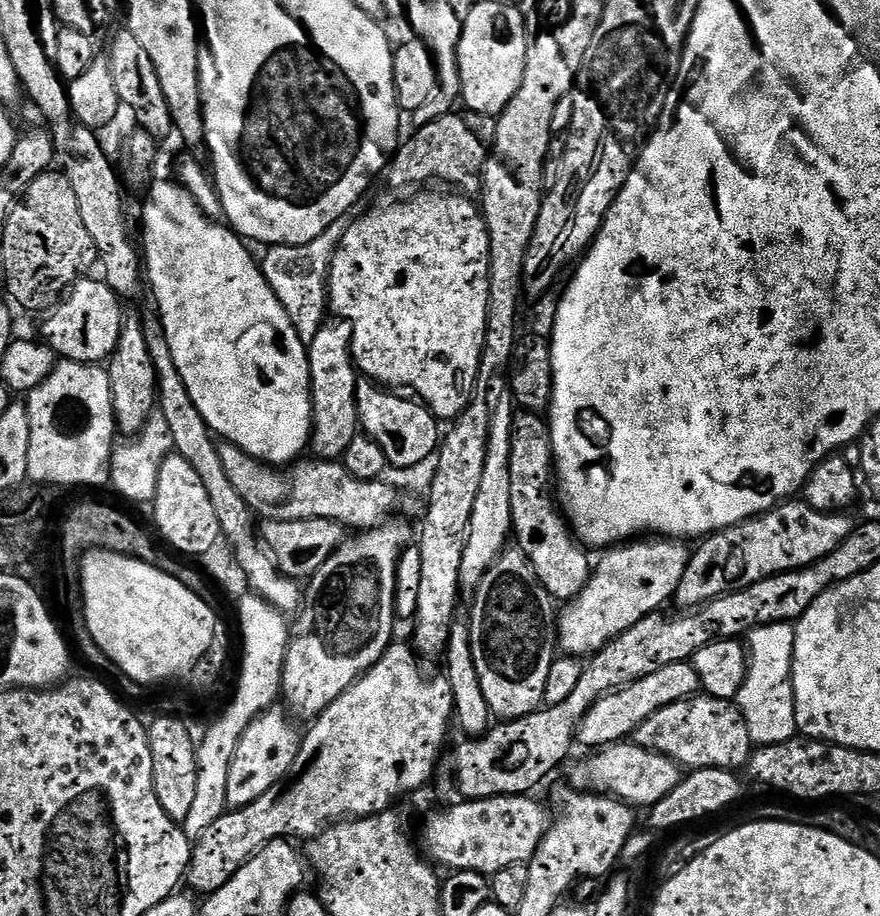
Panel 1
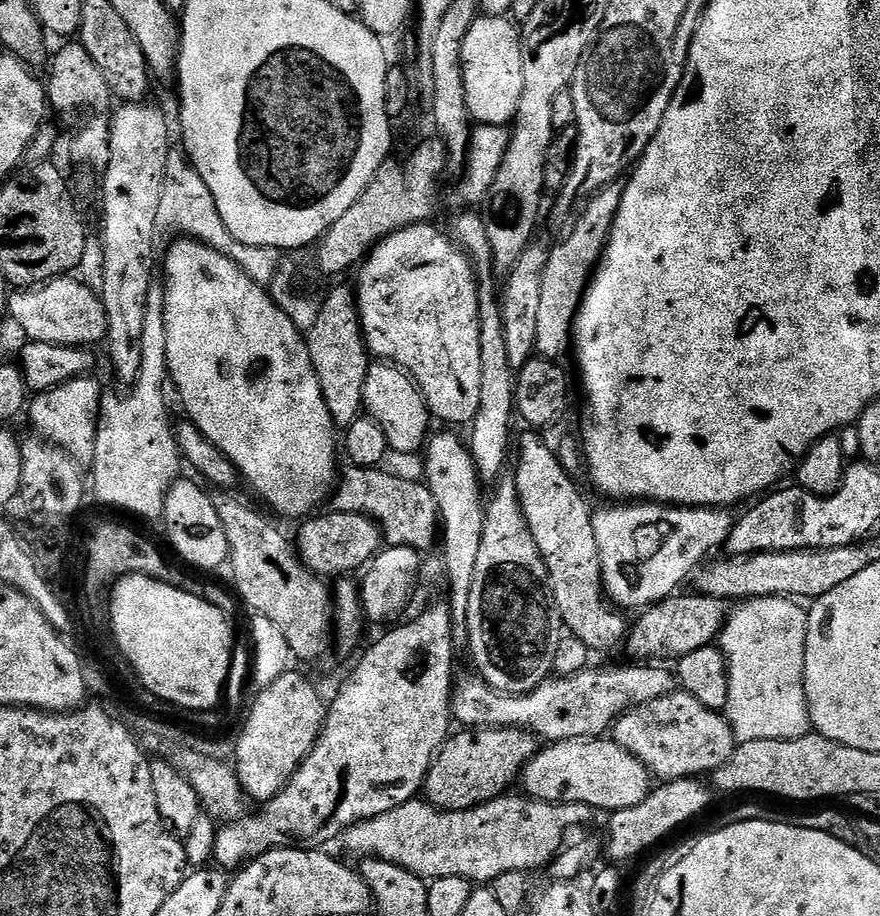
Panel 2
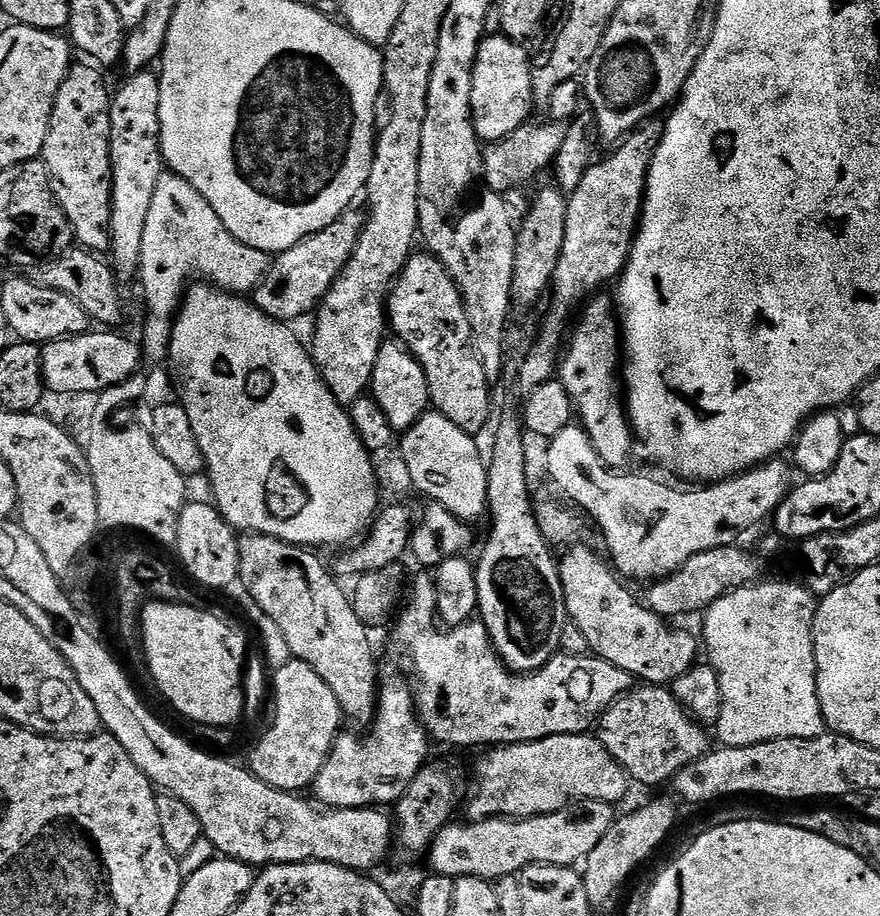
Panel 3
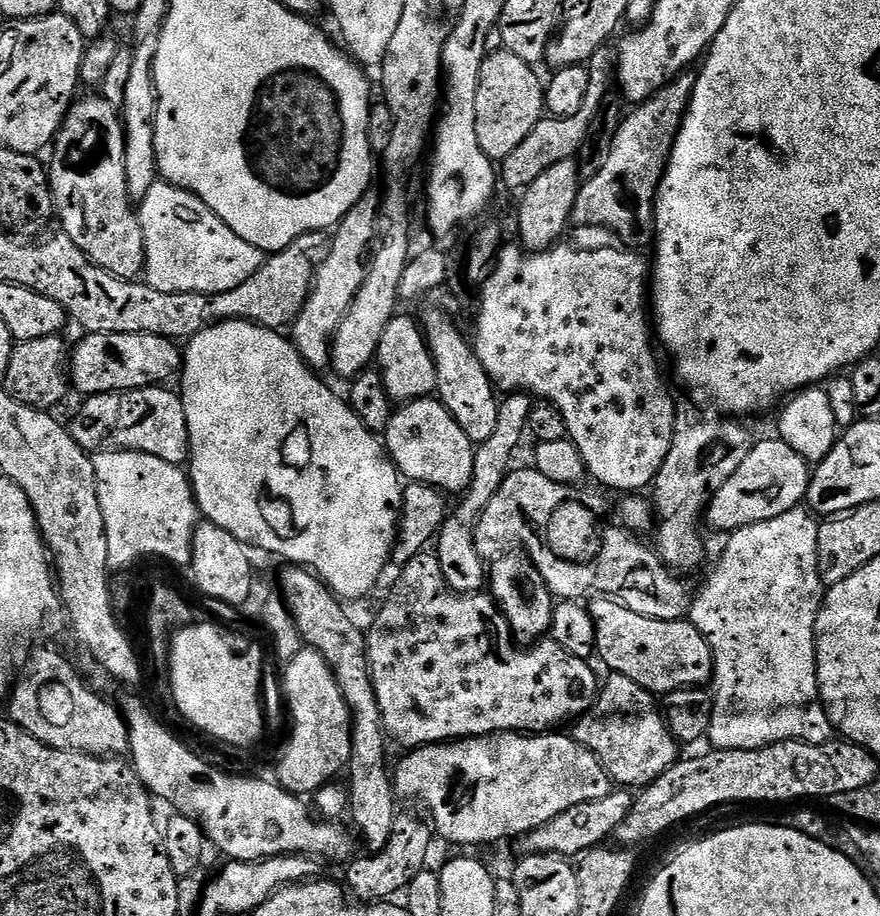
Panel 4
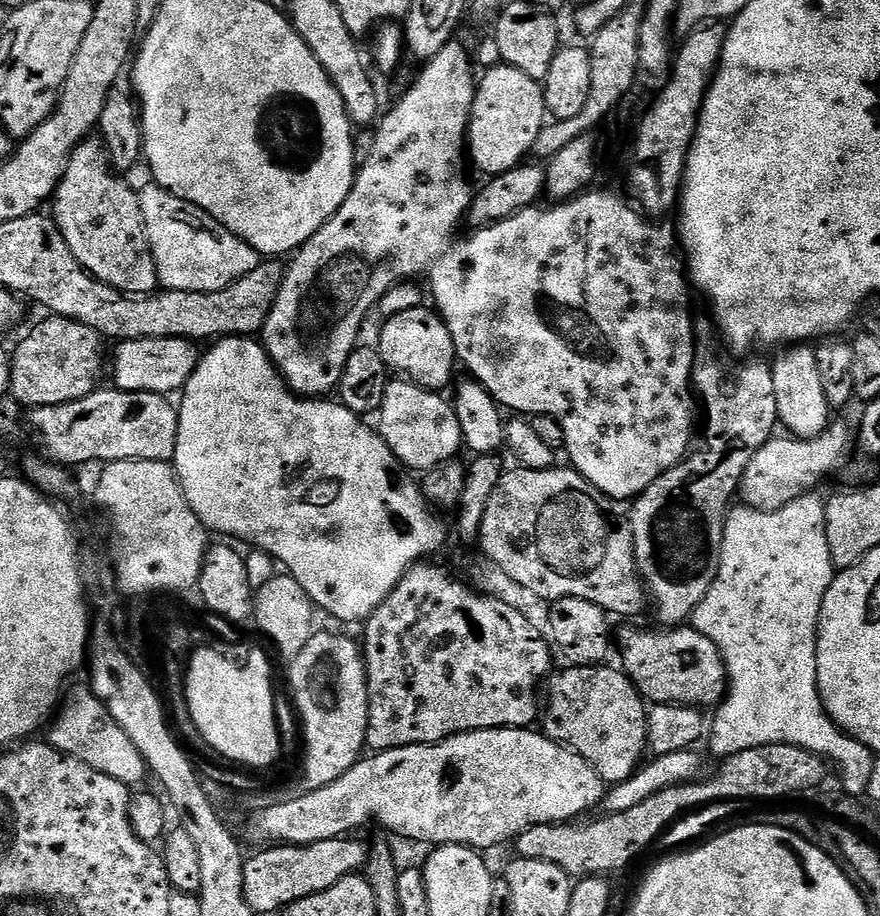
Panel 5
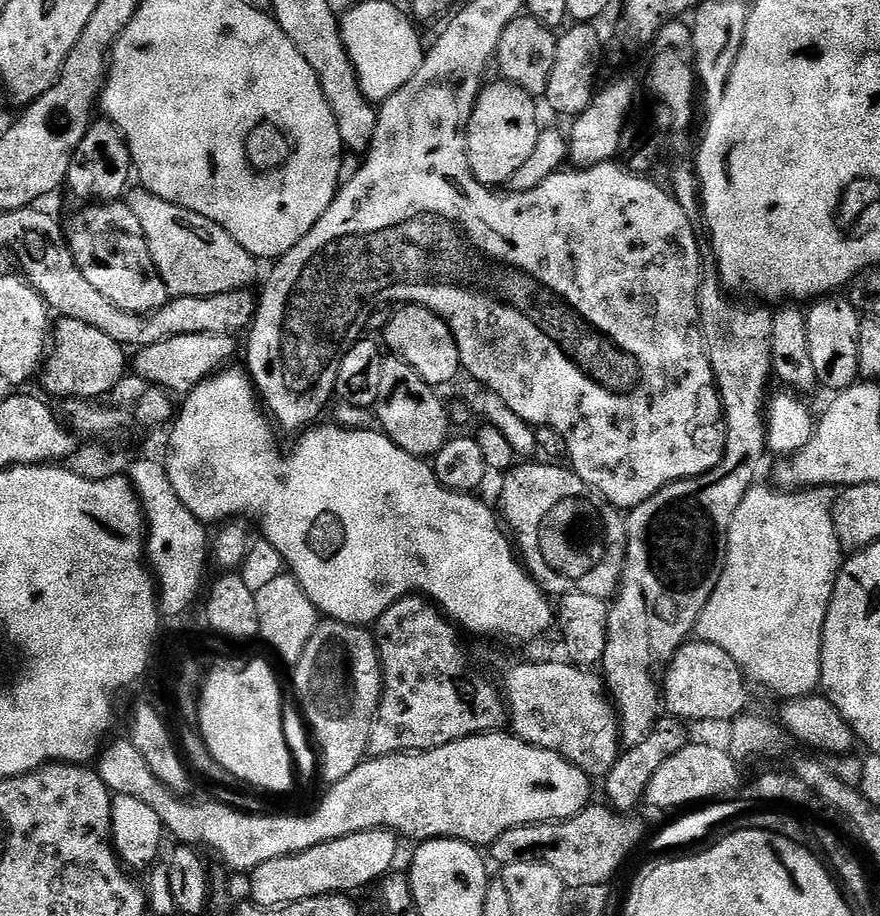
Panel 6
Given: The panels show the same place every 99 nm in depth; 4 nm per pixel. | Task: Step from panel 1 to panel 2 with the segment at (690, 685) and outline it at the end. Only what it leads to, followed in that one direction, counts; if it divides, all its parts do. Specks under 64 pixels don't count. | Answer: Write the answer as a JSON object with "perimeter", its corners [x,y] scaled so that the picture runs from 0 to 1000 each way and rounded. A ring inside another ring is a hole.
{"perimeter":[[[714,723],[710,729],[663,729],[657,736],[647,738],[628,737],[617,742],[607,753],[592,760],[581,760],[574,755],[564,755],[547,738],[533,736],[517,743],[514,757],[514,781],[519,791],[532,797],[547,795],[595,795],[618,810],[639,808],[676,808],[694,800],[695,791],[705,782],[718,773],[734,771],[743,762],[757,762],[757,758],[769,754],[770,743],[767,733],[759,727],[742,727],[736,723]]]}

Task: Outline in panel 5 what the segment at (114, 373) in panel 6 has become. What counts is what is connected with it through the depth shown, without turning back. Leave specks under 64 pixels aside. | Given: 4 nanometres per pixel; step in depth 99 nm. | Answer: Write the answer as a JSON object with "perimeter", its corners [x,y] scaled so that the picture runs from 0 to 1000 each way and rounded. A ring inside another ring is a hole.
{"perimeter":[[[51,344],[47,354],[36,358],[33,367],[23,371],[23,377],[11,384],[13,436],[30,441],[31,447],[48,443],[66,443],[70,439],[84,439],[98,434],[98,430],[109,427],[115,418],[114,409],[120,406],[119,372],[102,356],[84,352],[74,345]]]}

